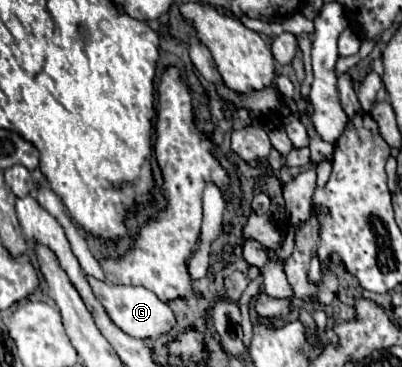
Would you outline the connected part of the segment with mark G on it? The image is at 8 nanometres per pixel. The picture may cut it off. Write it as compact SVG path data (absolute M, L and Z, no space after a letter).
M88 277L96 297L102 301L106 313L110 315L110 319L128 335L136 337L136 339L158 339L162 335L168 335L172 331L172 327L176 325L176 315L172 313L172 309L162 303L152 291L144 289L144 287L120 287L120 285L108 285L102 281L96 281L94 277Z

